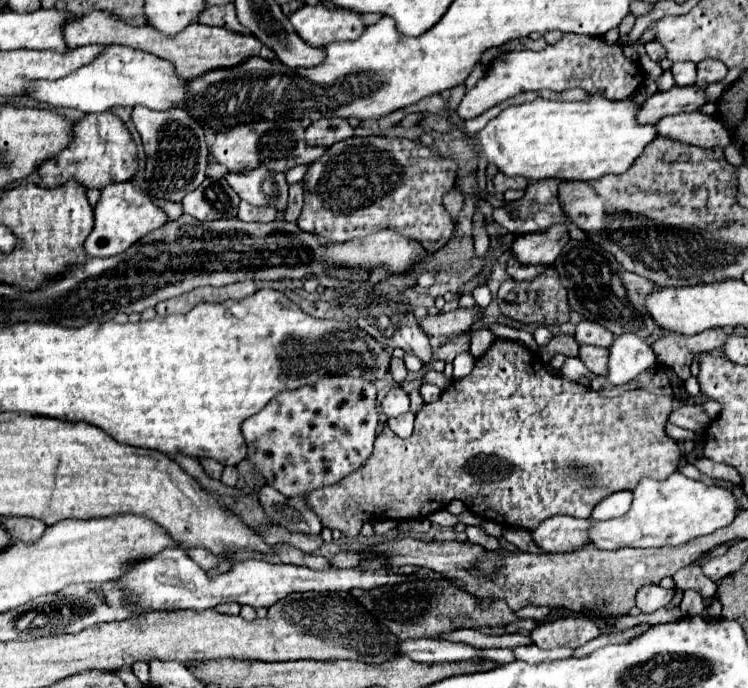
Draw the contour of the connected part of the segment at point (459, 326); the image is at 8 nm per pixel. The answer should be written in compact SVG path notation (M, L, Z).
M469 308L469 310L453 310L447 314L427 314L425 318L419 320L419 328L429 336L429 338L453 338L461 332L467 332L471 324L475 322L479 314L479 308Z

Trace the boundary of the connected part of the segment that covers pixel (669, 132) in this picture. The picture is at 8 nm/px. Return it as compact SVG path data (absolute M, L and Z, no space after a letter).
M699 110L661 118L655 128L659 136L667 136L699 148L723 148L731 142L729 130L717 118L701 114Z

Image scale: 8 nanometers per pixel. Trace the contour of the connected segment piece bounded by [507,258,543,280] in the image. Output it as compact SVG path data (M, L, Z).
M515 258L509 260L509 266L507 266L507 272L515 278L515 280L531 280L535 276L539 276L543 268L541 266L523 266L519 264Z

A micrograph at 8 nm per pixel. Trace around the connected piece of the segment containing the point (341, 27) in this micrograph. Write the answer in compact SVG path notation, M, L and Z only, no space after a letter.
M305 4L297 12L293 12L289 20L299 38L315 48L323 48L325 44L337 40L355 40L365 28L359 14L345 8L329 10L323 4Z

